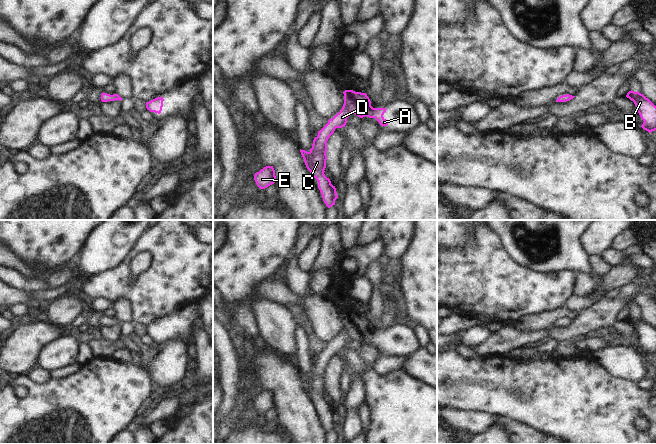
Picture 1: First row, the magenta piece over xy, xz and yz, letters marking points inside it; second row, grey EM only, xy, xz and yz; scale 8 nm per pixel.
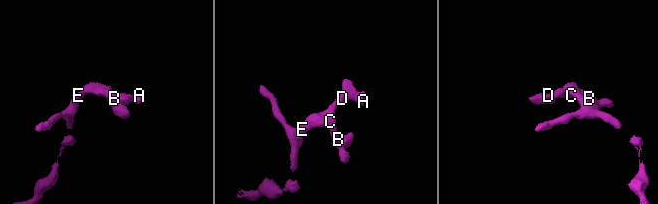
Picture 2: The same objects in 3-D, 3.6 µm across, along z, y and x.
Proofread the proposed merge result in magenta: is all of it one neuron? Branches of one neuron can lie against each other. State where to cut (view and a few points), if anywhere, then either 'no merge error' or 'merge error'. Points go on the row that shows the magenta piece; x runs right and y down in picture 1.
no cut; no merge error

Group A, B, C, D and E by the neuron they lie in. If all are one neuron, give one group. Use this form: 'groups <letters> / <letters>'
groups A B C D E

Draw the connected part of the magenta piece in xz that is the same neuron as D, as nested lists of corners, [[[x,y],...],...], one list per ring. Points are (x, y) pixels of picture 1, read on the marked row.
[[[345,90],[343,94],[344,104],[342,109],[318,131],[318,135],[314,138],[310,151],[307,152],[300,149],[307,169],[318,181],[318,188],[328,208],[335,205],[335,200],[338,198],[335,186],[331,184],[330,179],[324,174],[327,160],[327,141],[329,137],[334,133],[336,128],[345,127],[347,118],[351,113],[354,113],[360,118],[365,116],[375,118],[381,126],[388,125],[387,120],[383,117],[387,109],[373,108],[366,93]]]

